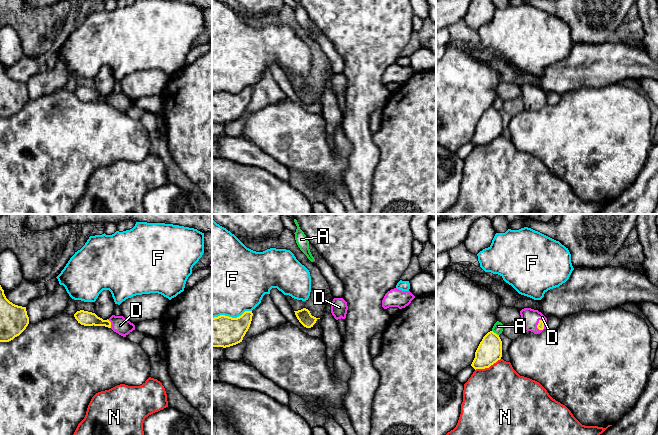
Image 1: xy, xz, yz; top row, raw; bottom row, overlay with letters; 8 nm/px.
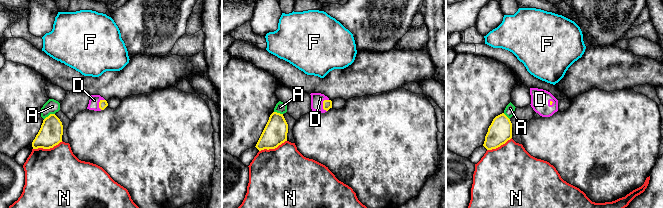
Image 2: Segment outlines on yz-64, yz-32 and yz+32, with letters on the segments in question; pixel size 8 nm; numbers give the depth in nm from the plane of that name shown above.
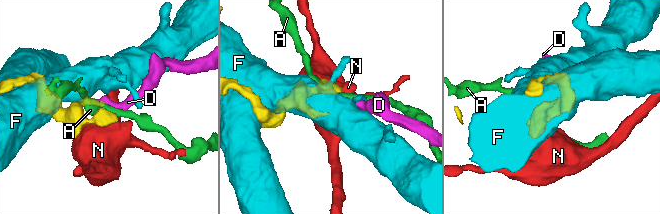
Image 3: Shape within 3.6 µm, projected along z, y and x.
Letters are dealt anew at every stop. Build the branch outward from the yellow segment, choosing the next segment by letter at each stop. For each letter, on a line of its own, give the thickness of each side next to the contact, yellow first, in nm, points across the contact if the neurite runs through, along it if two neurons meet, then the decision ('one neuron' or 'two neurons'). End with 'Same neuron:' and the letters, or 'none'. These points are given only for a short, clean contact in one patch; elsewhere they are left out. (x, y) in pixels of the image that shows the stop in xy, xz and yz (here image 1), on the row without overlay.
A: 200/80 nm | along yz (492, 106), (498, 111) | two neurons
D: 120/140 nm | across xy (85, 94), (110, 99), (120, 101) | one neuron
F: 260/480 nm | two neurons
N: 200/500 nm | two neurons
Same neuron: D

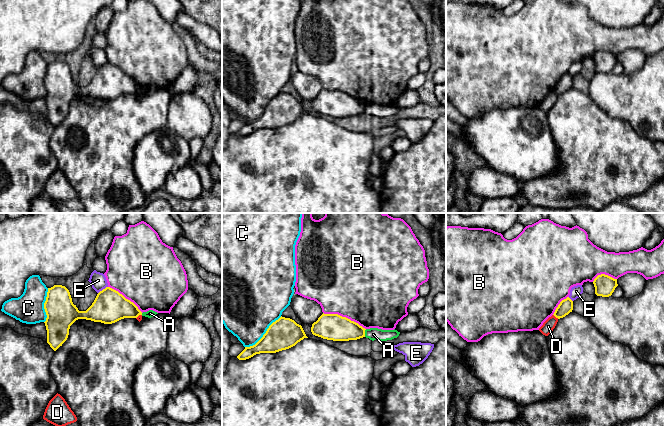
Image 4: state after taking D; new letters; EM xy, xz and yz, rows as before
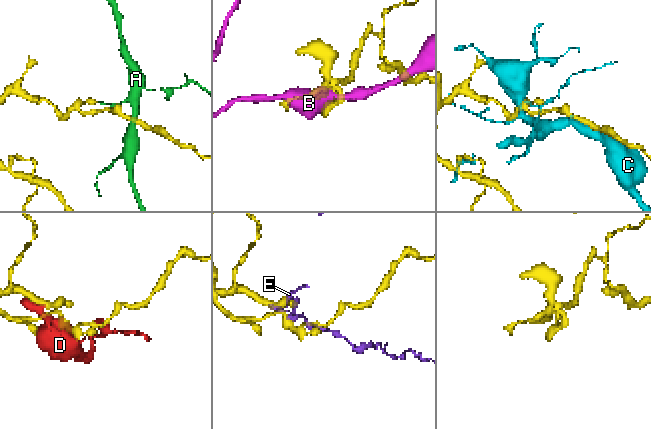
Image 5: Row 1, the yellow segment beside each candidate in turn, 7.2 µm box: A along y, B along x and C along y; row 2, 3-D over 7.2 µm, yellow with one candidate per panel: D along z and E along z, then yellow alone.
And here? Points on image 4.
A: 220/100 nm | along xz (366, 105), (364, 112) | two neurons
B: 220/500 nm | two neurons
C: 240/460 nm | two neurons
D: 110/90 nm | along yz (553, 90), (558, 94) | two neurons
E: 260/130 nm | along xy (107, 62), (98, 69) | two neurons
Same neuron: none

